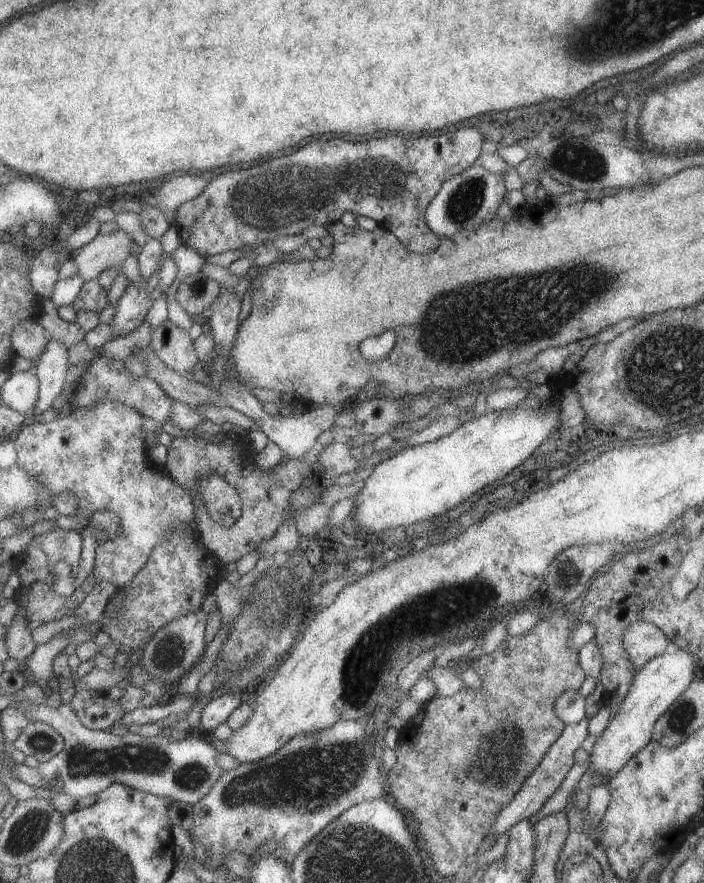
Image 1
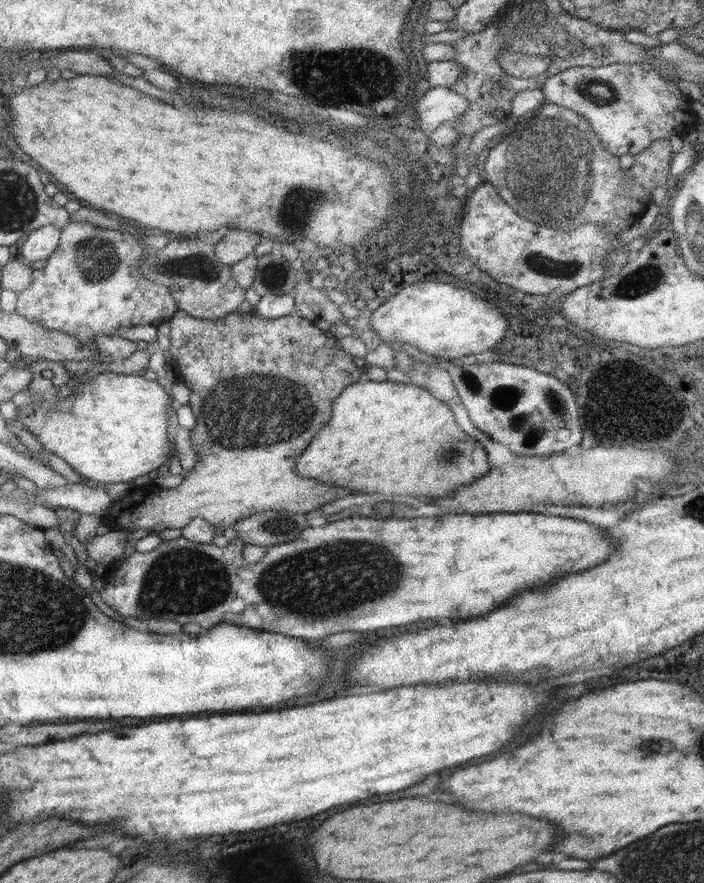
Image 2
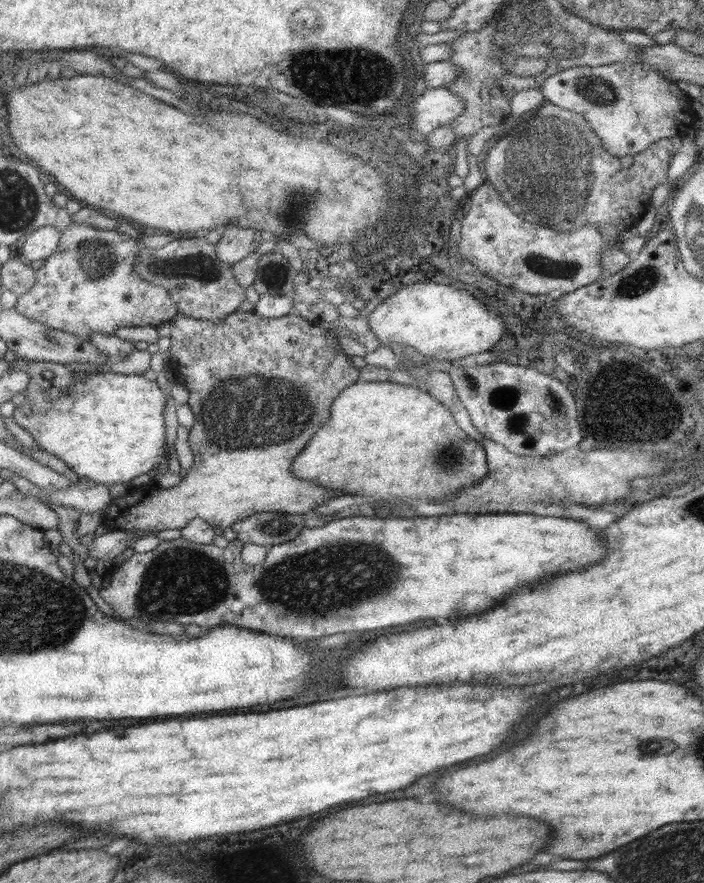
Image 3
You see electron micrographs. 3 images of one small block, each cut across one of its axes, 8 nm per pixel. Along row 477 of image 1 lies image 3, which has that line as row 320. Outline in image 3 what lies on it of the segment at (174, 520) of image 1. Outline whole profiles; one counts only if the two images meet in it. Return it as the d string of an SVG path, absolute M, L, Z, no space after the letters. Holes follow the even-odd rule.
M72 222L62 231L56 252L46 259L44 267L35 271L33 288L17 299L14 310L31 322L42 322L48 329L57 329L88 342L93 333L115 335L116 330L126 325L158 327L164 322L170 323L179 311L168 290L143 280L135 272L141 247L141 239L133 229L126 228L118 233L118 230L100 230Z

